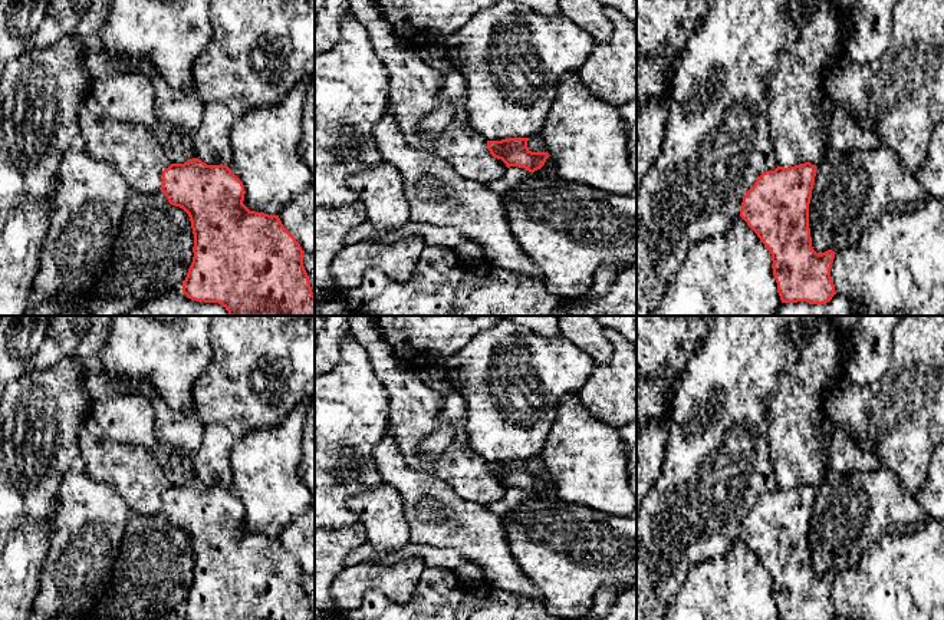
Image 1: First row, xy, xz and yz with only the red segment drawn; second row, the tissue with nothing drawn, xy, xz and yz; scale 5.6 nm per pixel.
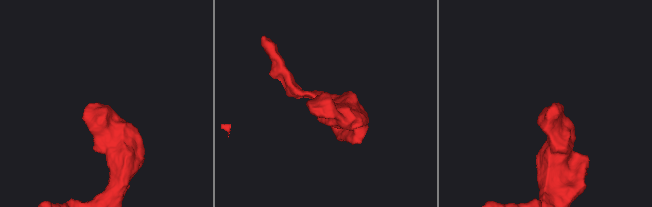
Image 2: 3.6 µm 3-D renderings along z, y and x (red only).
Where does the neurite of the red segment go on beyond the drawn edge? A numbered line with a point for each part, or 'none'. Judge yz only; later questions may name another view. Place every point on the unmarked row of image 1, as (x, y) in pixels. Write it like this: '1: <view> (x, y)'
none

